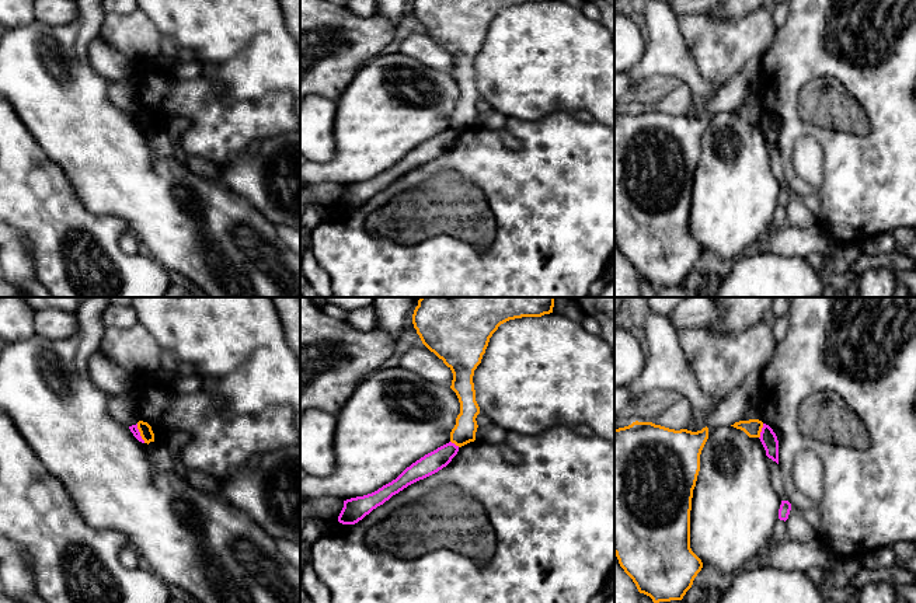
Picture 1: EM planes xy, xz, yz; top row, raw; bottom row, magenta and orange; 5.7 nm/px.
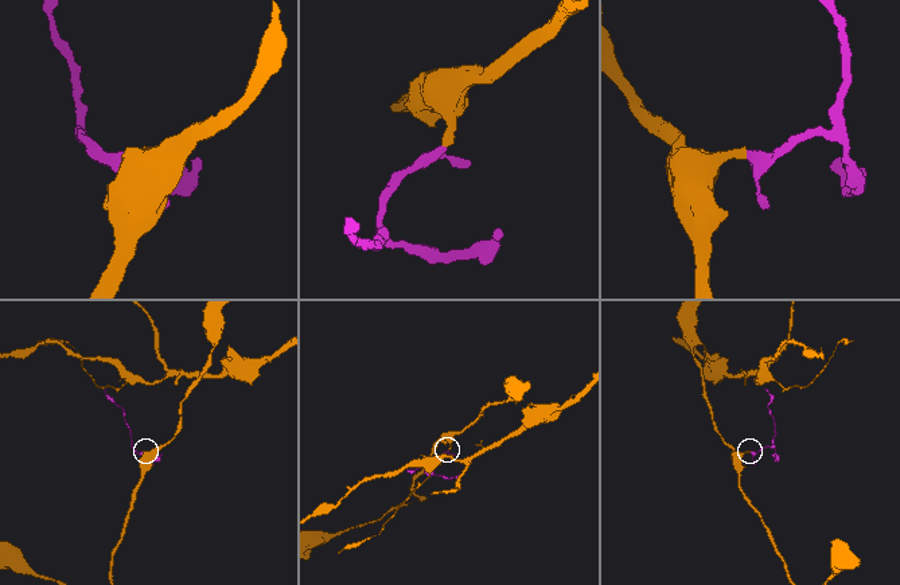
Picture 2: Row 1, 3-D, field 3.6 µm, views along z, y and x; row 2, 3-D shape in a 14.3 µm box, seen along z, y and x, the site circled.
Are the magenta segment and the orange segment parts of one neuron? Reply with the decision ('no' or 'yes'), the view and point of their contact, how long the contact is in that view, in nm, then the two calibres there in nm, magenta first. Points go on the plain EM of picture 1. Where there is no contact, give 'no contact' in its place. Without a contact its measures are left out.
no | xy (139, 119) | 120 nm | 50/70 nm

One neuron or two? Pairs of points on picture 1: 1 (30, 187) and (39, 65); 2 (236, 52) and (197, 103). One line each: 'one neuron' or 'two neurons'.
1: two neurons
2: two neurons

